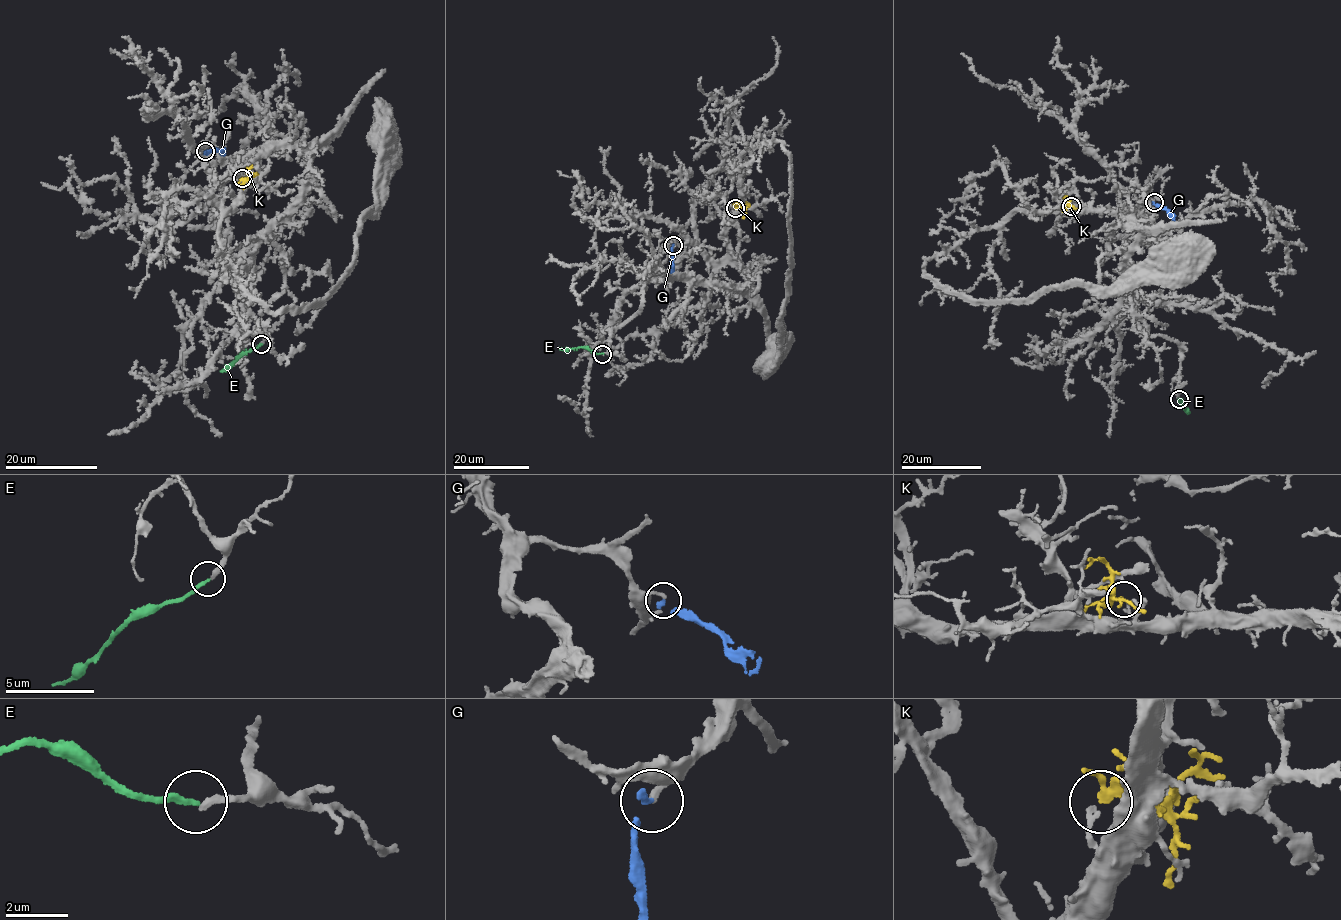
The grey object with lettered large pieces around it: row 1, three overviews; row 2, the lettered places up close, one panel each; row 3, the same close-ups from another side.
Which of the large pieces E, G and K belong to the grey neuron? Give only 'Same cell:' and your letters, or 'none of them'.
Same cell: E

